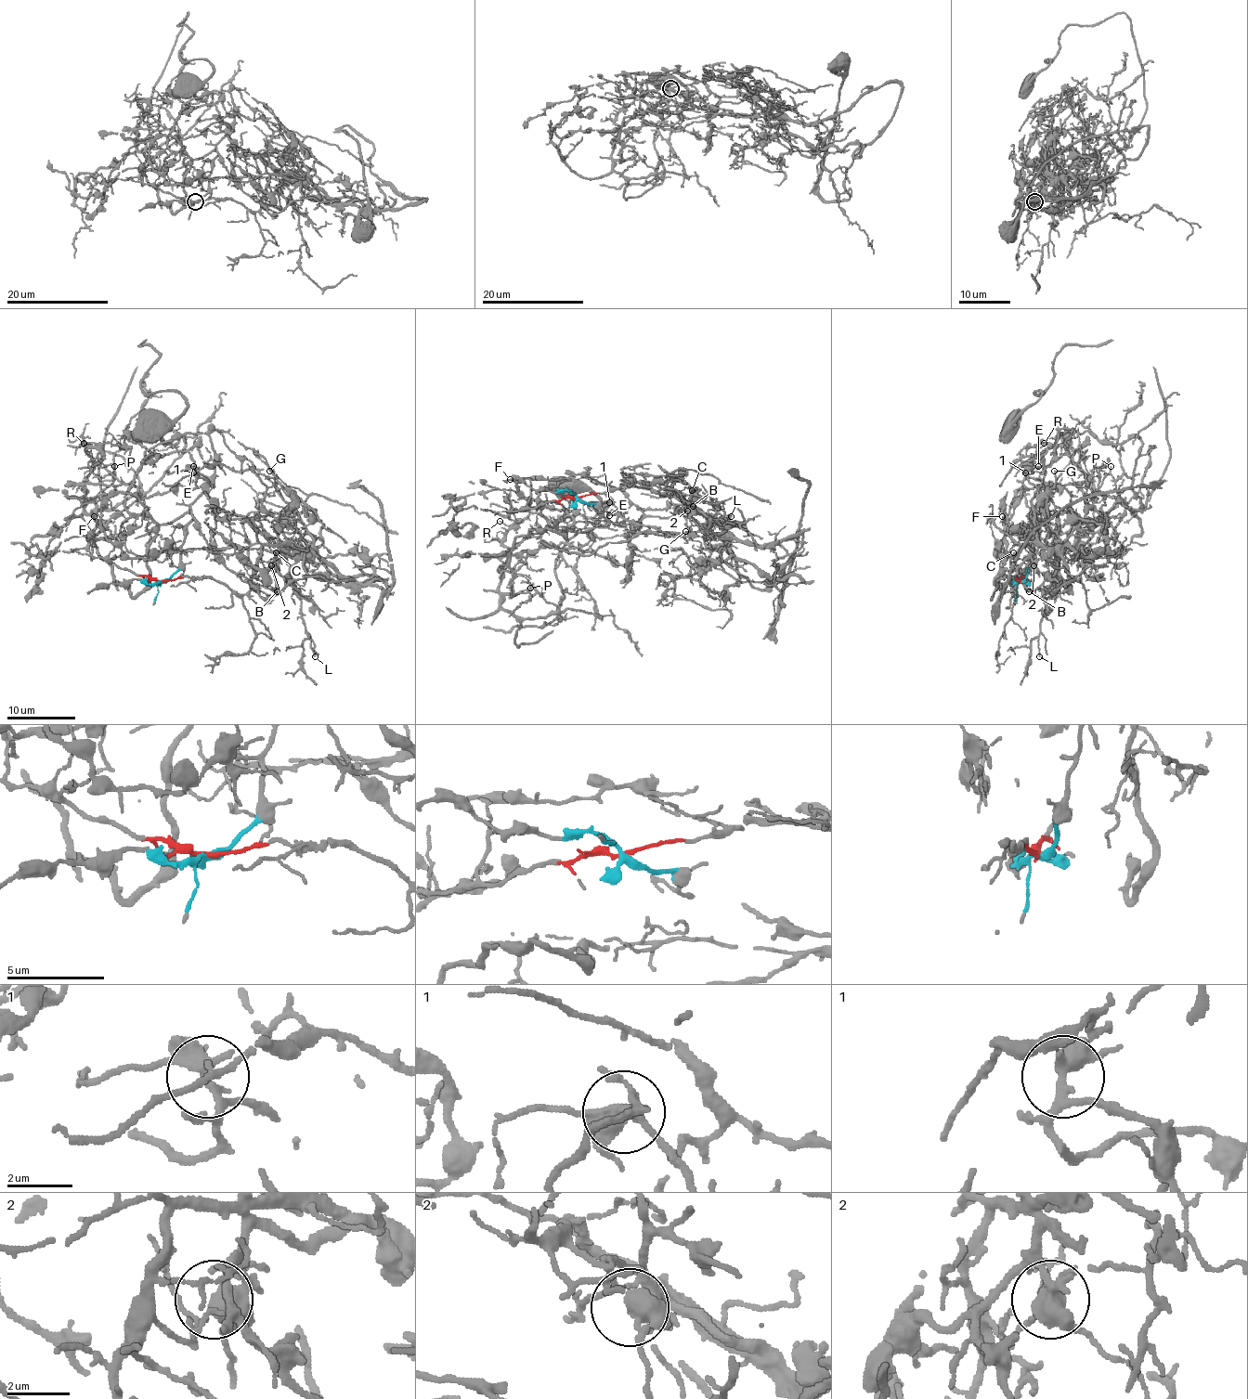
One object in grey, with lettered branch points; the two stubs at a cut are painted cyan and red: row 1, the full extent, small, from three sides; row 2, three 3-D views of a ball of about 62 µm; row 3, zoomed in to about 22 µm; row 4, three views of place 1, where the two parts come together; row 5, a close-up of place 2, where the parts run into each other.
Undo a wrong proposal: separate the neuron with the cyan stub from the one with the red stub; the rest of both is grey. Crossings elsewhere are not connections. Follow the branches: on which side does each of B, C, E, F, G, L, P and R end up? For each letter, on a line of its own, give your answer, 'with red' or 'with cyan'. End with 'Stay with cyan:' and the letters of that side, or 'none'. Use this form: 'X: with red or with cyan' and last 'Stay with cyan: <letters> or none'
B: with red
C: with red
E: with cyan
F: with cyan
G: with red
L: with red
P: with cyan
R: with cyan
Stay with cyan: E, F, P, R

